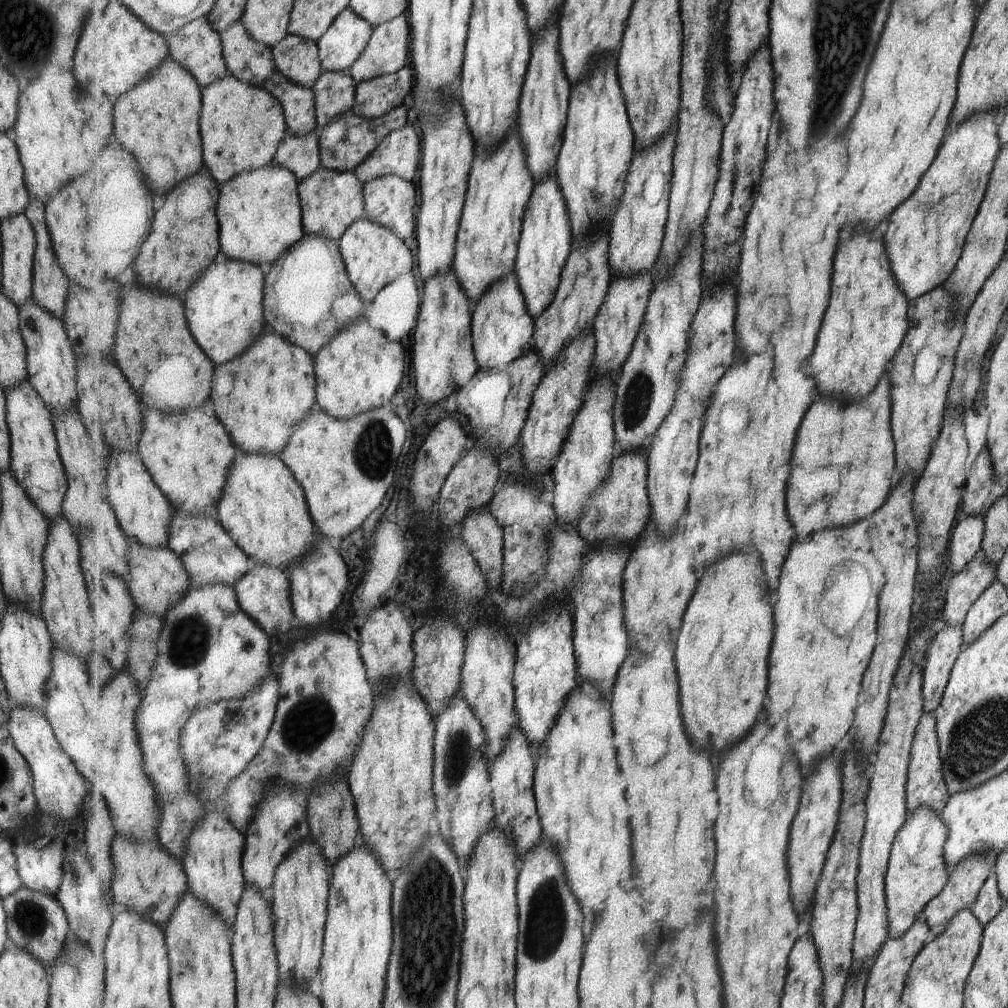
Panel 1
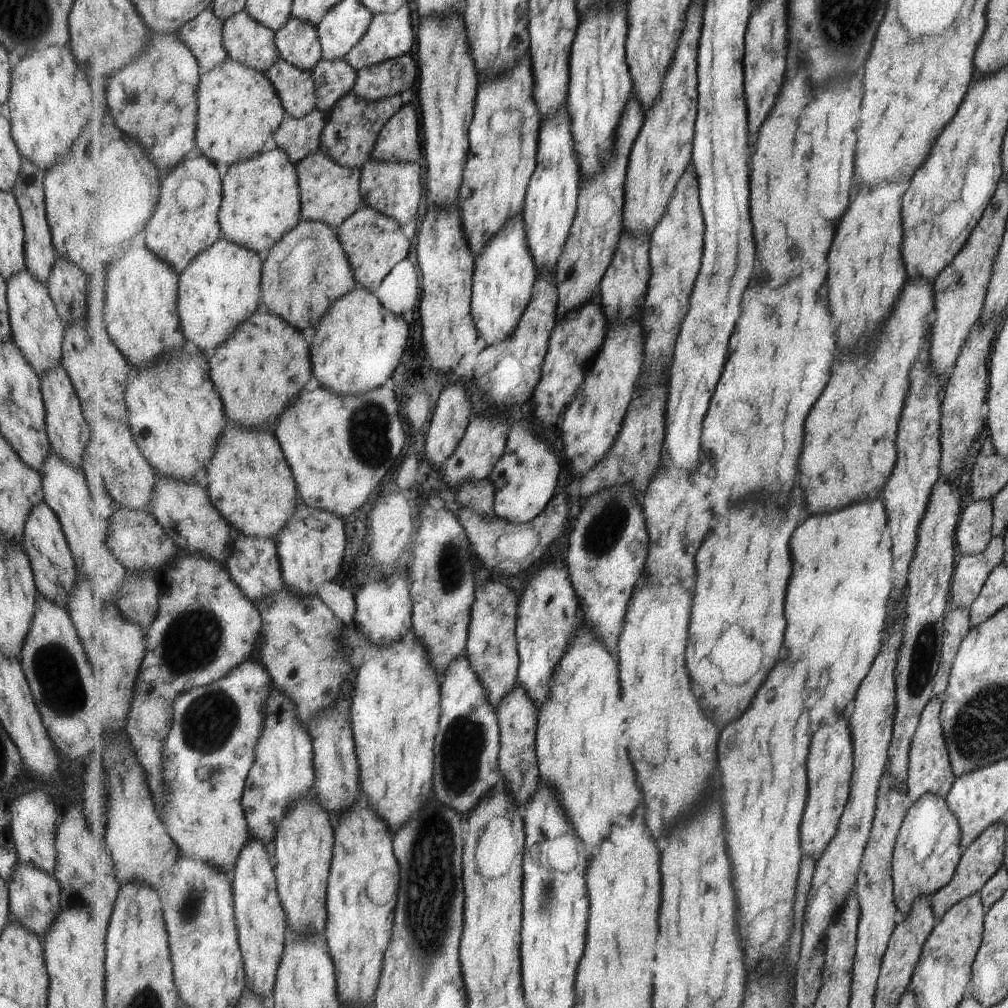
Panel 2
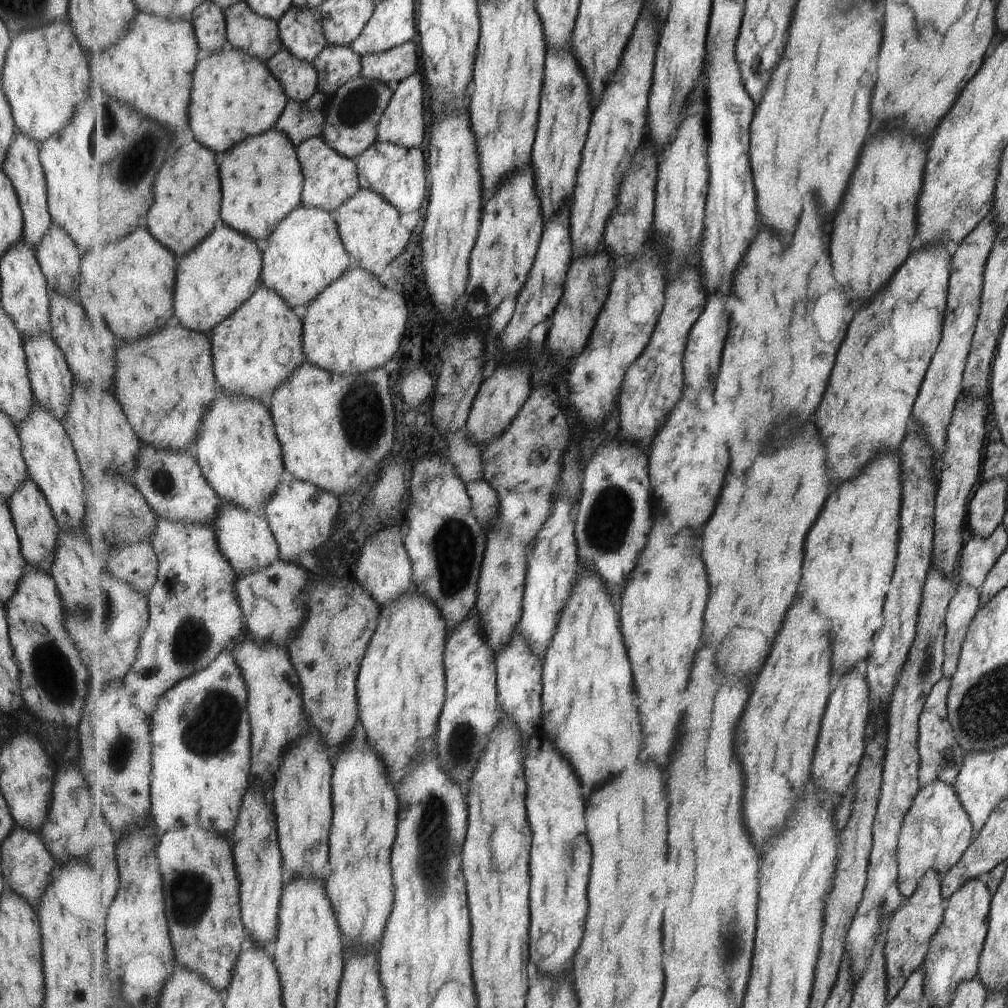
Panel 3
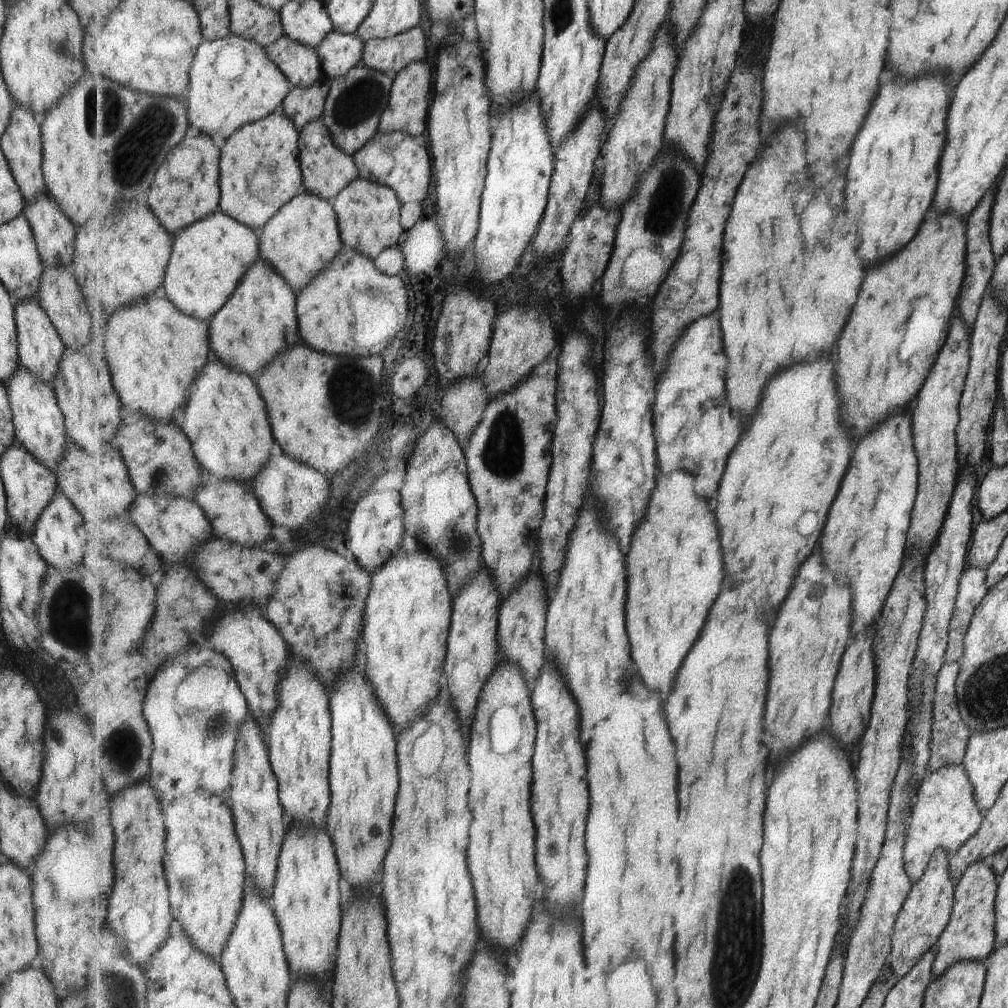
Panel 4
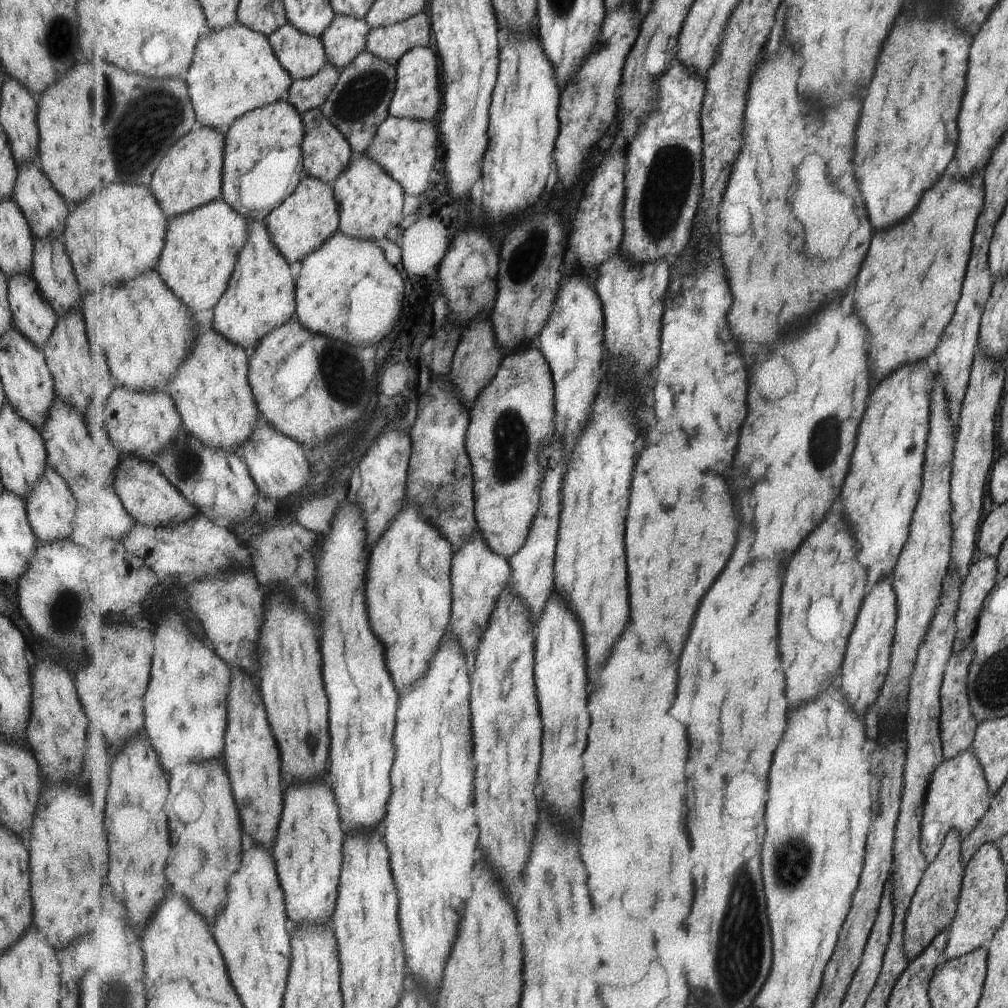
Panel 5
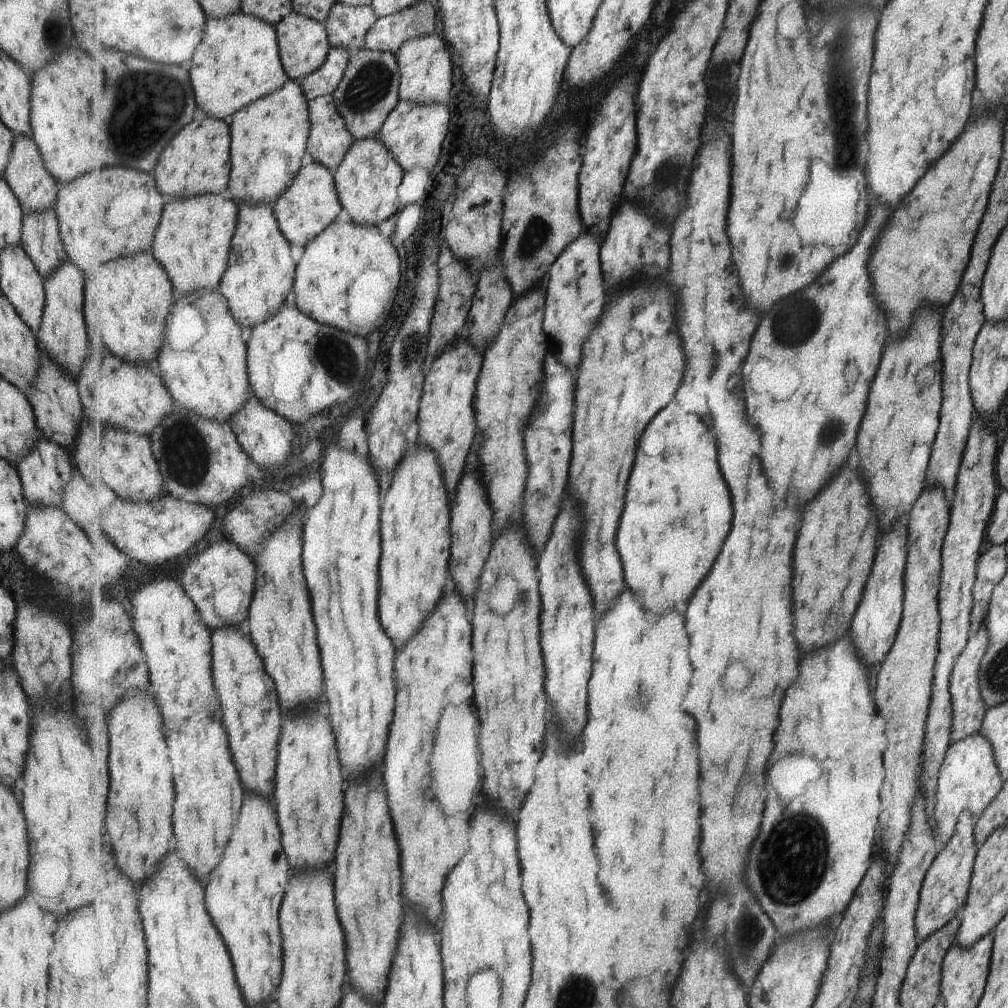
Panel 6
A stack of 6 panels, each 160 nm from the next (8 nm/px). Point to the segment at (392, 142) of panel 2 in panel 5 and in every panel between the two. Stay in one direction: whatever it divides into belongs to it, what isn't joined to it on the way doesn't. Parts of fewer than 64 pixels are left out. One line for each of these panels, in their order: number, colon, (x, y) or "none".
3: (403, 123)
4: (408, 111)
5: (418, 91)

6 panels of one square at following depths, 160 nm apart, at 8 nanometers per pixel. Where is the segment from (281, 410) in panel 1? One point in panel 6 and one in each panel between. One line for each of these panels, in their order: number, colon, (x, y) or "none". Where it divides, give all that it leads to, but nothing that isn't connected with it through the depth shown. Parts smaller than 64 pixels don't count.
2: (265, 366)
3: (258, 348)
4: (258, 322)
5: (261, 296)
6: (261, 274)

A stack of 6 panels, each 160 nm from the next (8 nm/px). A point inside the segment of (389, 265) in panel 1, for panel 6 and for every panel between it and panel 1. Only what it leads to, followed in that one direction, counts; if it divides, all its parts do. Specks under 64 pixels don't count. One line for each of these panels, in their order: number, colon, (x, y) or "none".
2: (375, 244)
3: (371, 228)
4: (369, 214)
5: (371, 202)
6: (368, 180)

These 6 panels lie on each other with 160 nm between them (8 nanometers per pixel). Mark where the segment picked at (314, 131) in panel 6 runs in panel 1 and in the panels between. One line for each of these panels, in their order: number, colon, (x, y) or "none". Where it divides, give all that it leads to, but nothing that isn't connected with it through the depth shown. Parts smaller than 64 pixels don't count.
1: (332, 201)
2: (331, 193)
3: (332, 179)
4: (327, 170)
5: (327, 153)

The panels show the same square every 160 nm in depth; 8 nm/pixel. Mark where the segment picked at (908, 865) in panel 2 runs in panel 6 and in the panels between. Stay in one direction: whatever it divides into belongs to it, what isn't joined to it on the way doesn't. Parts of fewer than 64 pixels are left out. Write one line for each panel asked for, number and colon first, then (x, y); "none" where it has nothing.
3: (936, 830)
4: (943, 815)
5: (956, 797)
6: (968, 779)

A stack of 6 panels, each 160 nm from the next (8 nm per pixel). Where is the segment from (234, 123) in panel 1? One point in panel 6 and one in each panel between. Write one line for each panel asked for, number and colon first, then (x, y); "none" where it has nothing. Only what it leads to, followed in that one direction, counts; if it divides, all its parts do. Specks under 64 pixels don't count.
2: (240, 110)
3: (235, 97)
4: (233, 82)
5: (236, 68)
6: (239, 62)

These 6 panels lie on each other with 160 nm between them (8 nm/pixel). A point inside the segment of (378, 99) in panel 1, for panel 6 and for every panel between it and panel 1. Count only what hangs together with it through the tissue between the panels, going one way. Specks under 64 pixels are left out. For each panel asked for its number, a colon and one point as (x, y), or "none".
2: (398, 76)
3: (391, 67)
4: (391, 55)
5: (391, 43)
6: (389, 33)

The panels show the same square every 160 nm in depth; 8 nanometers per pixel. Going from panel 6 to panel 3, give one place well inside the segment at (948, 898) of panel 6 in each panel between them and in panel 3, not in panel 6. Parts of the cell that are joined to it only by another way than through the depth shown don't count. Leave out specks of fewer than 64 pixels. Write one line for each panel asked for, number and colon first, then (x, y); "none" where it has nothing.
3: (909, 930)
4: (925, 912)
5: (931, 909)

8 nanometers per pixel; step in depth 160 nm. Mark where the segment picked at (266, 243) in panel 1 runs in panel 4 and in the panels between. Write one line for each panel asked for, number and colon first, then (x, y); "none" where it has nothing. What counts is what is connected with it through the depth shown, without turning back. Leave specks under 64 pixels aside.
2: (263, 202)
3: (263, 180)
4: (270, 147)

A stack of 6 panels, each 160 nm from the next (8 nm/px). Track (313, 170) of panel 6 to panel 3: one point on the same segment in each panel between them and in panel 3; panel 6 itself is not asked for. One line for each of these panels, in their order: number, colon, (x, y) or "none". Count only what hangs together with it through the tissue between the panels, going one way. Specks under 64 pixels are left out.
3: (305, 254)
4: (299, 242)
5: (306, 221)

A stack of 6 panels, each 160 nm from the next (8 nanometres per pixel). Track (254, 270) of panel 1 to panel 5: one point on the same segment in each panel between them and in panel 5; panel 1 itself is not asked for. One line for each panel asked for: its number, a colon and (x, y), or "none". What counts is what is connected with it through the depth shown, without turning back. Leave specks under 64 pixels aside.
2: (220, 290)
3: (216, 279)
4: (210, 259)
5: (203, 247)

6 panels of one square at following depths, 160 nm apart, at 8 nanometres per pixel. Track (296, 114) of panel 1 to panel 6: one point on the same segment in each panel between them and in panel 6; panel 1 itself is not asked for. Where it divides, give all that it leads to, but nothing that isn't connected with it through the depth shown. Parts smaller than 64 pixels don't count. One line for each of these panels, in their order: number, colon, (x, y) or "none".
2: (297, 88)
3: (299, 78)
4: (301, 65)
5: (303, 55)
6: (304, 43)

